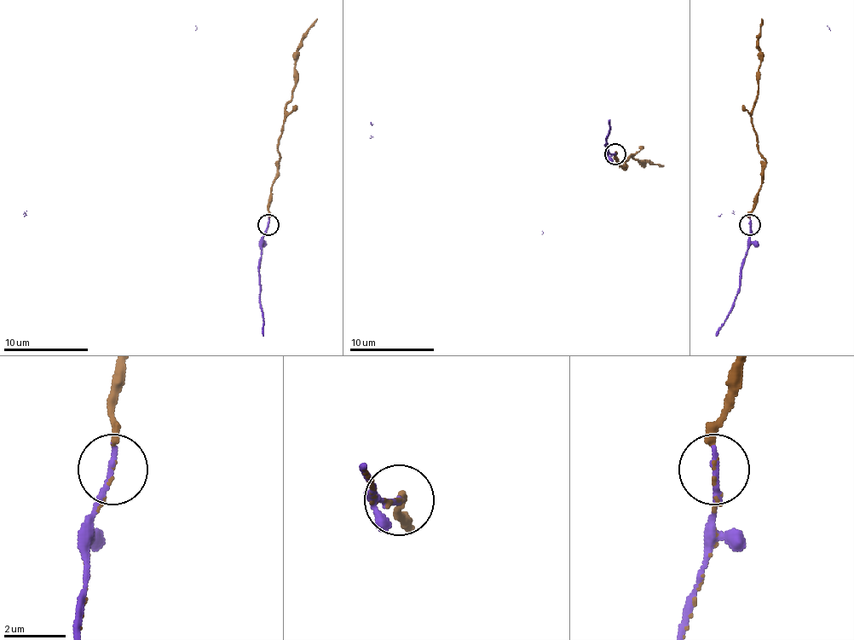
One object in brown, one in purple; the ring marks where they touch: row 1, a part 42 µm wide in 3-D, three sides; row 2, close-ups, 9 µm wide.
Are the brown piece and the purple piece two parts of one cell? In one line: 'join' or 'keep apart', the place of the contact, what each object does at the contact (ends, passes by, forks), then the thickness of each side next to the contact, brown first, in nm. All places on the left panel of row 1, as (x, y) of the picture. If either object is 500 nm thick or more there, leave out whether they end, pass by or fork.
join; at (268, 224); brown passes by; purple ends there; 70 nm thick on the brown side, 200 nm on the other

